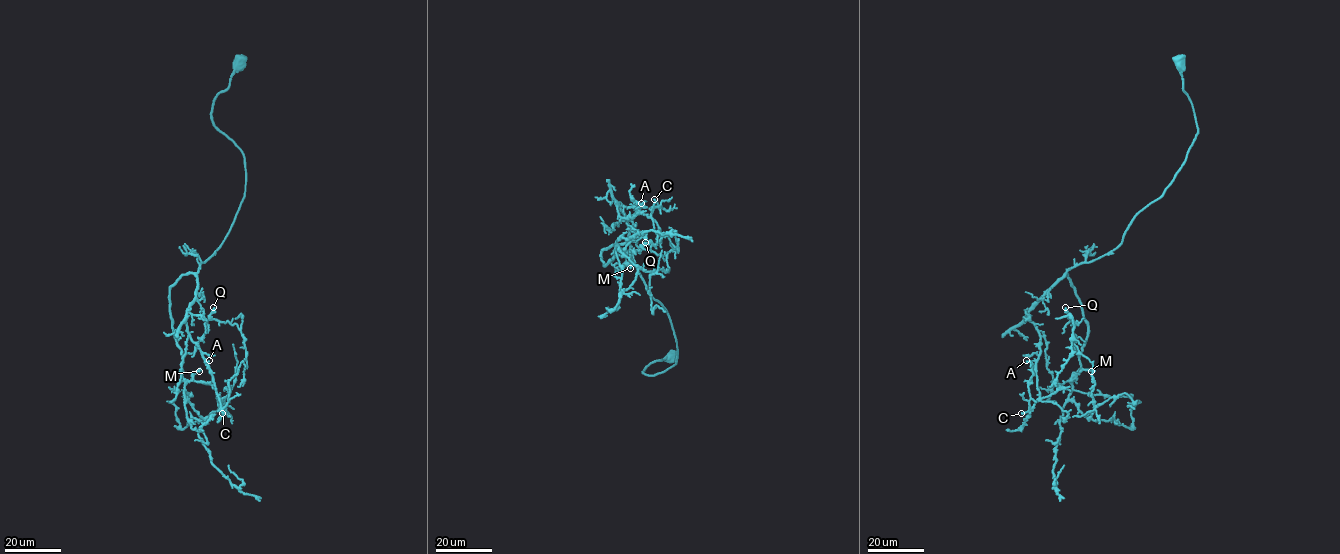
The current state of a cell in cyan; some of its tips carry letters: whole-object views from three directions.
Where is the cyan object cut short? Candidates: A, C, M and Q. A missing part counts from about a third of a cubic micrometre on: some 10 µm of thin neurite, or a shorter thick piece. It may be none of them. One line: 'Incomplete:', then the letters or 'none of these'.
Incomplete: Q

